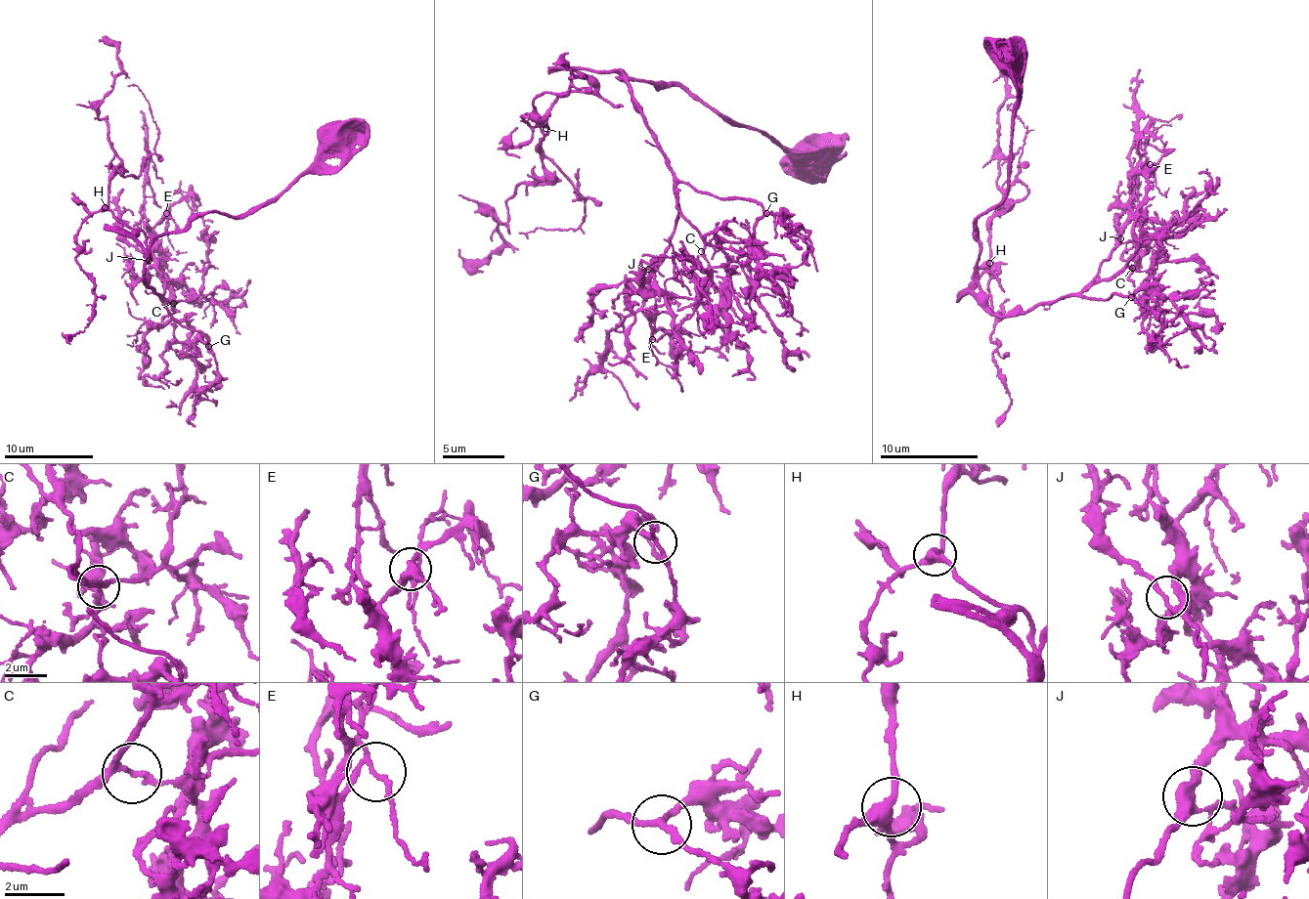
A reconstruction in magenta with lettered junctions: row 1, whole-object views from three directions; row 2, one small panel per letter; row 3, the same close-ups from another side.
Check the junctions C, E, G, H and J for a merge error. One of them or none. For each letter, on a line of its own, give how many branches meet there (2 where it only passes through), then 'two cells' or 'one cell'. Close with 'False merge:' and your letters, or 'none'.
C: 3 | one cell
E: 3 | one cell
G: 3 | one cell
H: 3 | one cell
J: 3 | one cell
False merge: none

